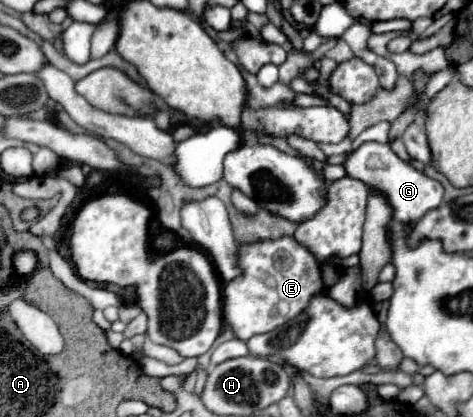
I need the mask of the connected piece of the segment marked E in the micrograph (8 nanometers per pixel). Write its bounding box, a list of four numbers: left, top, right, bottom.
[223,235,327,341]

